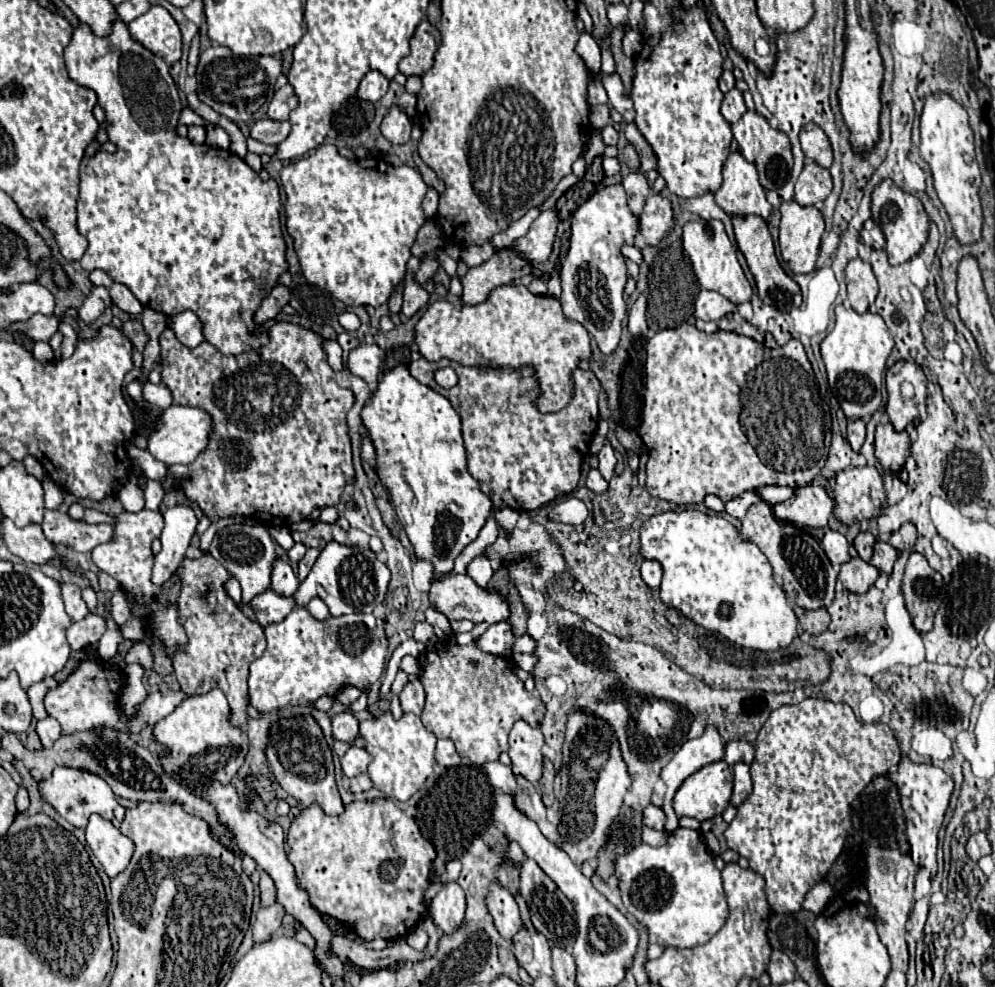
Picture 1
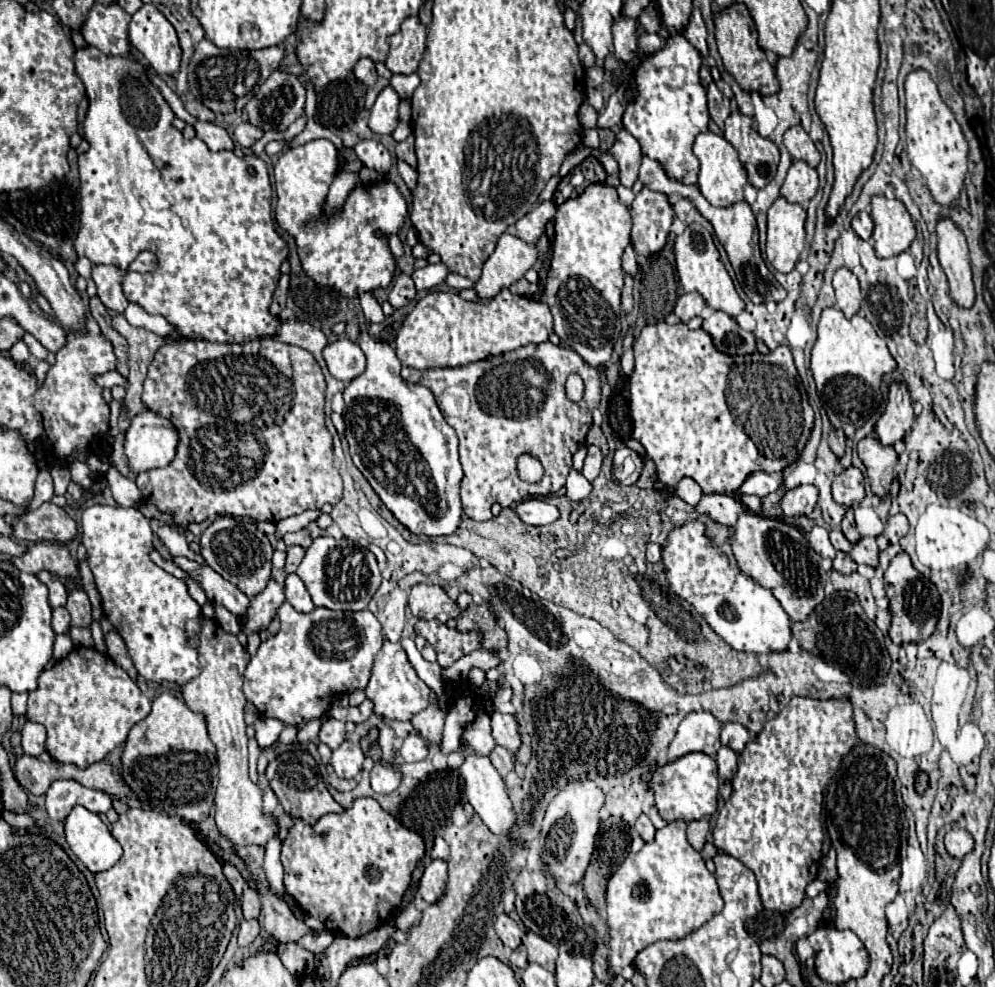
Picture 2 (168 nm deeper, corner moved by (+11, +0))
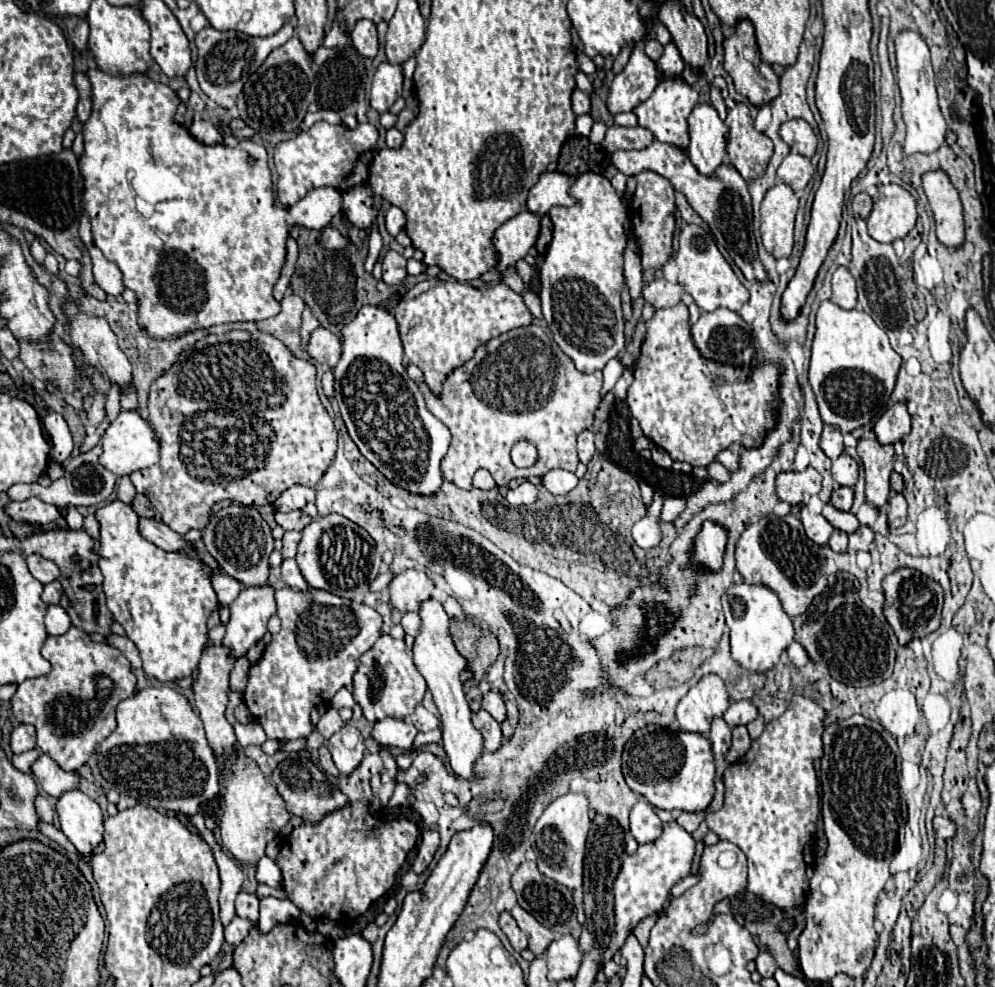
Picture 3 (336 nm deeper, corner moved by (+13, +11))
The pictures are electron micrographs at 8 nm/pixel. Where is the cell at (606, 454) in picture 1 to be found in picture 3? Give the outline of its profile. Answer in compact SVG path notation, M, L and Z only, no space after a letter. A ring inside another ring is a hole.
M583 430L583 432L577 436L577 452L579 452L579 460L581 460L583 464L589 464L589 460L591 460L593 454L595 454L593 438L595 438L595 434L593 434L591 430Z

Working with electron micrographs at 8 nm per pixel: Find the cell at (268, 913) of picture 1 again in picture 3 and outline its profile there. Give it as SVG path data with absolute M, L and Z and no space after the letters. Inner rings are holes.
M235 916L231 920L231 924L225 926L225 942L231 946L237 946L243 942L243 938L249 934L249 930L253 928L253 922L247 918L239 918Z

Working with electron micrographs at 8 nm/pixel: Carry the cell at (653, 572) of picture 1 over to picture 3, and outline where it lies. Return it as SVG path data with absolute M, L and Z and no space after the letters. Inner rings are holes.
M651 506L647 508L647 514L643 520L639 520L635 526L633 526L633 540L639 548L643 550L649 550L653 546L657 546L661 542L661 528L659 528L659 522L661 522L661 510Z

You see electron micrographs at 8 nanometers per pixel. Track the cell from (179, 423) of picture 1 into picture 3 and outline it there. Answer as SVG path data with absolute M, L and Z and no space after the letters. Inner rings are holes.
M137 410L119 412L119 416L105 430L105 434L101 438L101 446L103 446L103 454L101 454L99 462L117 476L125 476L135 470L141 470L141 468L149 468L155 462L159 462L159 456L161 456L159 438L157 438L155 428Z

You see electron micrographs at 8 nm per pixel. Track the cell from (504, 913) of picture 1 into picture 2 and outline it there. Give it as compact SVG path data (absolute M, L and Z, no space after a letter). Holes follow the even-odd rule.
M499 915L497 921L495 921L495 931L499 935L499 939L511 947L511 949L517 949L521 945L521 929L517 927L517 923L509 917L509 915Z

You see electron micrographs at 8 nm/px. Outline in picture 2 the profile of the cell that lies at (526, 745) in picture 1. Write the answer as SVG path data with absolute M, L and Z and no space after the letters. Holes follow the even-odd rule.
M495 711L491 715L491 735L495 739L497 745L501 747L507 747L509 751L517 751L519 745L521 745L521 739L519 739L519 725L515 721L513 715L503 715L499 711Z

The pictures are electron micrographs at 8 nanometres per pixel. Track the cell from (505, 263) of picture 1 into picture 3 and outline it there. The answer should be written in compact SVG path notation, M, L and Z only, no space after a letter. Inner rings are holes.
M523 210L515 218L507 220L493 234L495 250L495 272L503 272L507 266L513 266L517 260L525 258L527 252L535 246L539 236L539 216Z

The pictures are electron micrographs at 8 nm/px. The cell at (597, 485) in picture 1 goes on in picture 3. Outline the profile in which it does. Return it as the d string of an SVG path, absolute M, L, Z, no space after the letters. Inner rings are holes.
M551 470L543 476L543 486L551 494L567 494L577 486L577 482L579 482L579 478L567 470Z

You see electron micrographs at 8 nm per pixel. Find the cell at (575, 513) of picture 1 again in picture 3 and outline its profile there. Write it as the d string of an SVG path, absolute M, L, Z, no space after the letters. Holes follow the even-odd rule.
M523 482L515 490L509 490L507 492L507 502L511 506L529 506L529 504L537 502L537 498L539 498L537 486L531 484L531 482Z

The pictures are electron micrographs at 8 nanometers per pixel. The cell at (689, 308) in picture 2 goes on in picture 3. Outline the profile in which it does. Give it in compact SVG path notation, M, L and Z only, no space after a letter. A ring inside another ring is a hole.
M665 278L649 280L649 284L643 290L645 302L653 304L655 308L671 308L679 304L685 298L685 288L681 284L671 284Z

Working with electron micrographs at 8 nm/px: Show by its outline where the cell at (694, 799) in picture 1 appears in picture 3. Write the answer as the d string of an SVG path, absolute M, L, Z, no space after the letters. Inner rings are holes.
M659 726L639 730L625 746L623 774L631 790L643 794L653 806L663 810L701 812L713 800L715 764L711 742L701 734L683 734Z

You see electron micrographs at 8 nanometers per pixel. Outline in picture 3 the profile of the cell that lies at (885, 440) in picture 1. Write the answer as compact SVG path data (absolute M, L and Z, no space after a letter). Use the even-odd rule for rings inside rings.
M861 438L857 444L865 468L865 496L875 508L883 508L889 496L889 476L893 472L895 452L893 446L879 444L877 438Z

